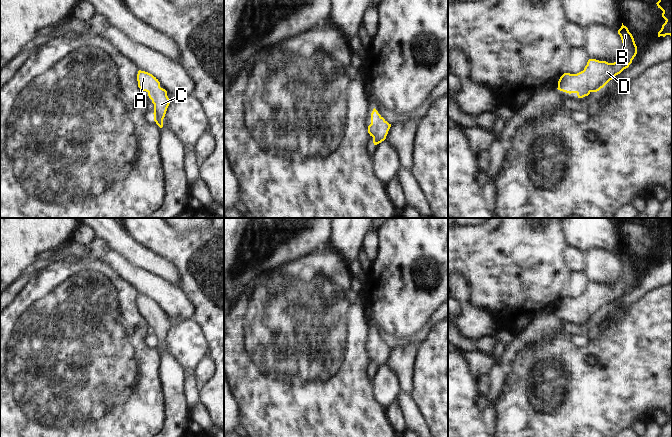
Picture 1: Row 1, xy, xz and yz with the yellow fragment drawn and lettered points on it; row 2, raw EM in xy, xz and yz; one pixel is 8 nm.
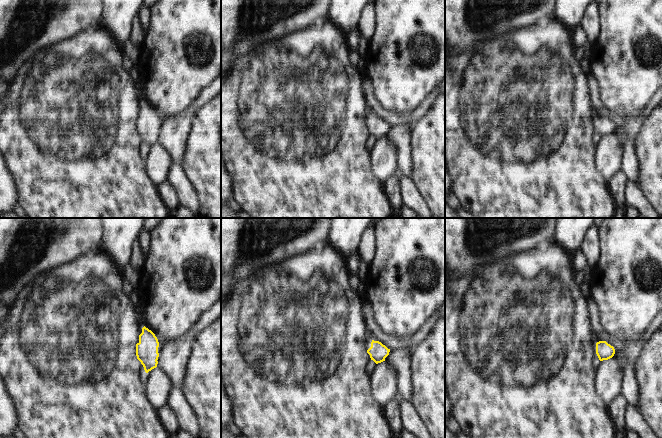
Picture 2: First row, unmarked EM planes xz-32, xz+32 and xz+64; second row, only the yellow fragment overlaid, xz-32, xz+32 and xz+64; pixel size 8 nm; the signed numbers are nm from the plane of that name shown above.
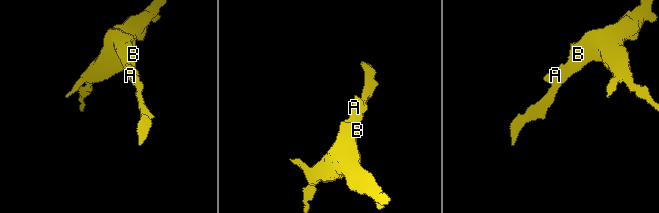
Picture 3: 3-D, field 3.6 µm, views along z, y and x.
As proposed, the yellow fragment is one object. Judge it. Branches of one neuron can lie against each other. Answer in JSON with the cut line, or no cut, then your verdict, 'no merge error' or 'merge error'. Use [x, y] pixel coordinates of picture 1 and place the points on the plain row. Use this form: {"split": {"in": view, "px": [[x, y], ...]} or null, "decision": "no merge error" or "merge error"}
{"split": null, "decision": "no merge error"}

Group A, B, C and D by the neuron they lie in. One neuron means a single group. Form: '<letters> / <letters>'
A B C D

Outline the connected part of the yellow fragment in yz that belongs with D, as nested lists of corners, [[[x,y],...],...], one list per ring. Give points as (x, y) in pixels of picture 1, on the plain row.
[[[623,249],[618,254],[623,272],[618,284],[614,287],[589,283],[584,294],[577,298],[564,297],[558,305],[558,314],[576,317],[578,322],[588,320],[603,312],[616,299],[628,292],[637,278],[637,270],[628,252]]]

